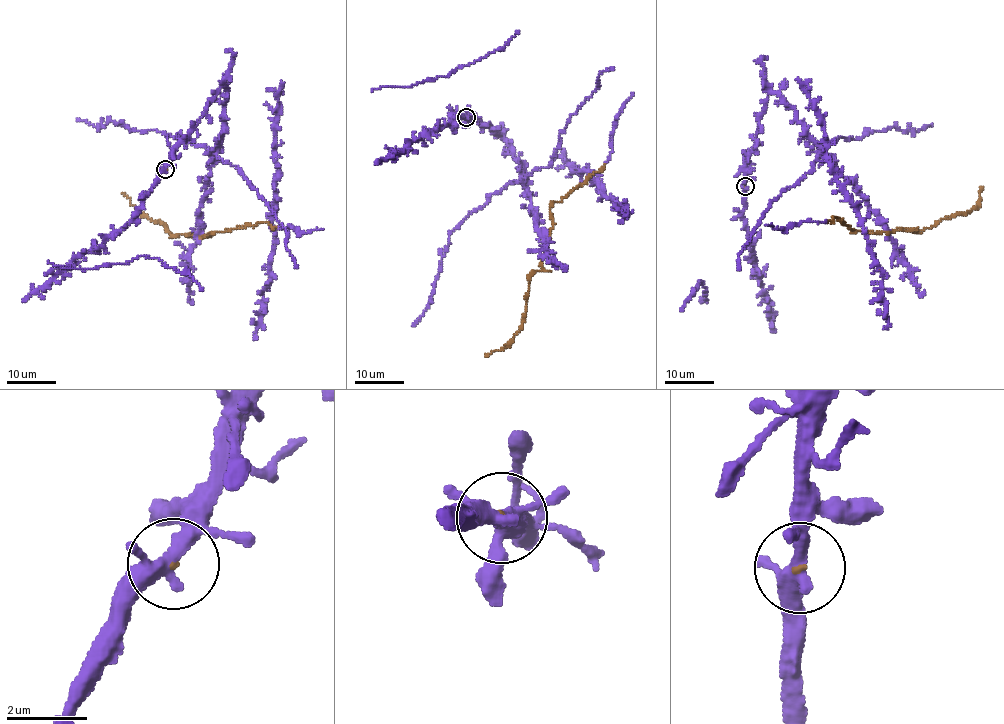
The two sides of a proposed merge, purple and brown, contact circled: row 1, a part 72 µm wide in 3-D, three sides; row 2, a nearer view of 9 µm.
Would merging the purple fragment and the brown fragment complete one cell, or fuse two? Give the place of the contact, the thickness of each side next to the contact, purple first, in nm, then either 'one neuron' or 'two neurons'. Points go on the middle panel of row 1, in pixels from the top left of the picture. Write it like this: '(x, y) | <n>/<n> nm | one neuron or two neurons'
(466, 117) | 340/50 nm | one neuron

